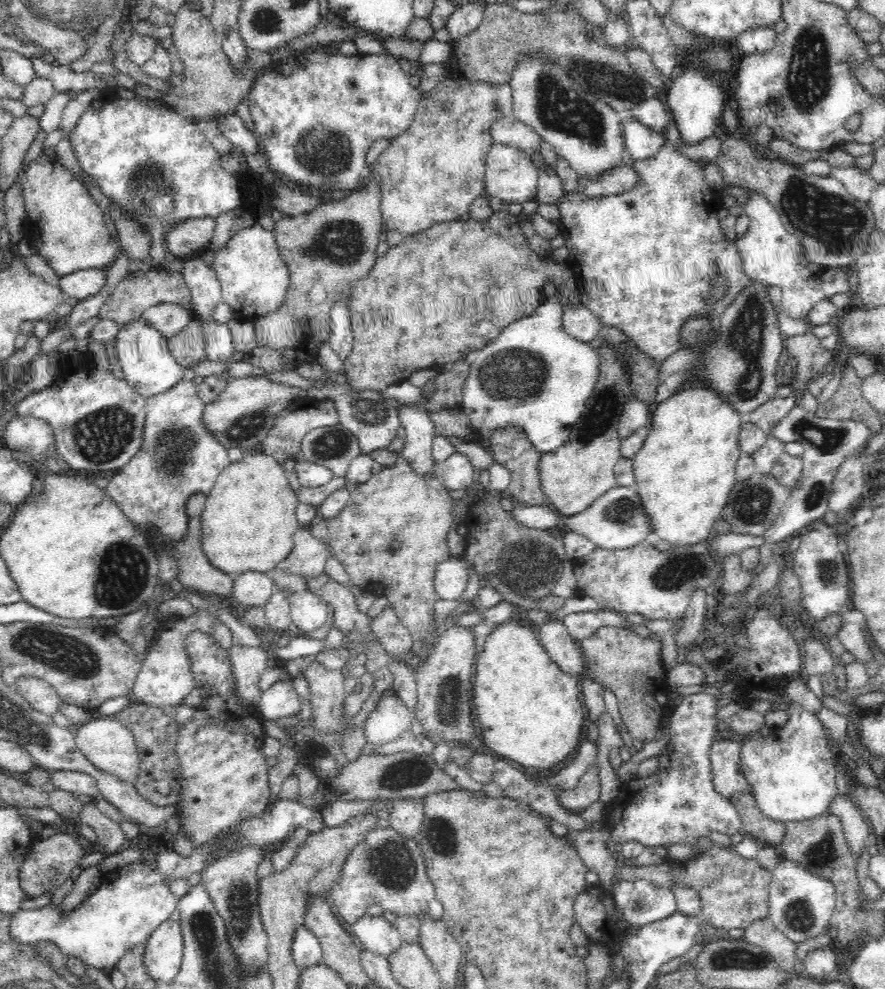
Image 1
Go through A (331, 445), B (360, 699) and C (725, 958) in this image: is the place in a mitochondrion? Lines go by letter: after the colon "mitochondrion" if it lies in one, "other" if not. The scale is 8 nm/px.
A: mitochondrion
B: other
C: mitochondrion

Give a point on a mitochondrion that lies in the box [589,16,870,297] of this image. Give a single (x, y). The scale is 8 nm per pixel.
(808, 81)

